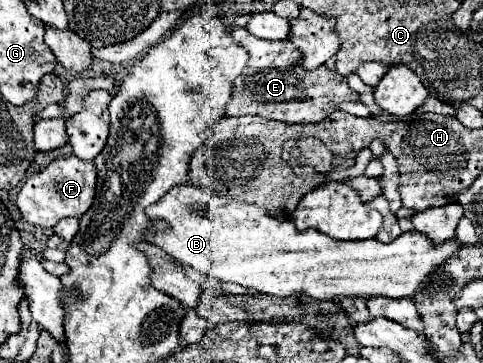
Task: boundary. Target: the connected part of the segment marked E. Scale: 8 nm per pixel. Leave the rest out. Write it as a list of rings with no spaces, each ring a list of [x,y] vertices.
[[[233,28],[231,32],[241,46],[249,52],[249,62],[233,84],[233,98],[225,106],[225,116],[261,116],[265,120],[279,120],[285,124],[321,122],[327,114],[337,110],[341,102],[357,102],[359,96],[347,86],[345,78],[337,70],[319,66],[305,70],[299,60],[299,50],[291,42],[263,40],[249,34],[245,28]]]

